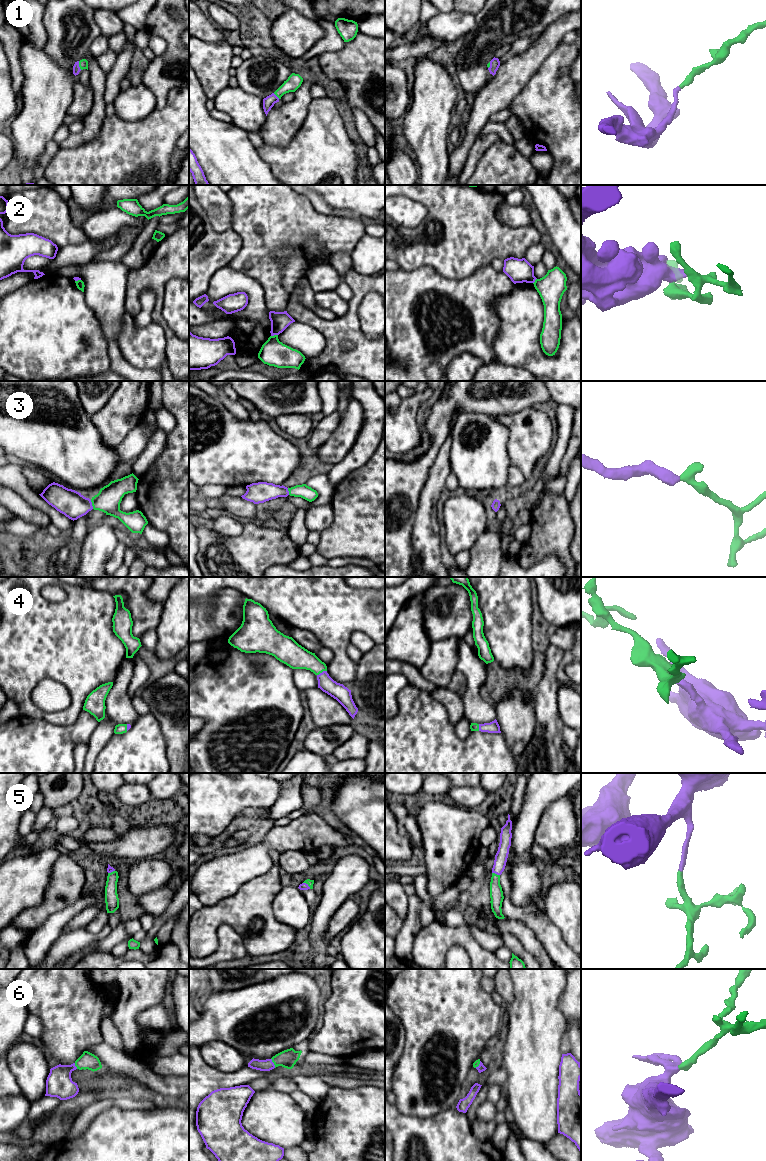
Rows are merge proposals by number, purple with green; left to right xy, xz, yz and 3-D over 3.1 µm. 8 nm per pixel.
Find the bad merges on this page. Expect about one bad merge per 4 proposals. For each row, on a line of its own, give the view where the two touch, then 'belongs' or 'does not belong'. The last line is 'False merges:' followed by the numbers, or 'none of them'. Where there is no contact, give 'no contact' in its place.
1: xy | belongs
2: xz | does not belong
3: xy | belongs
4: xz | belongs
5: xz | belongs
6: xz | belongs
False merges: 2

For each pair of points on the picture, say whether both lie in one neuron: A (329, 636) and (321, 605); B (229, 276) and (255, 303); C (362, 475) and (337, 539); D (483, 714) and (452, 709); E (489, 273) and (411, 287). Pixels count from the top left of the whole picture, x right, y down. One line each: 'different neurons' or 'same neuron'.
A: same neuron
B: same neuron
C: same neuron
D: different neurons
E: same neuron

